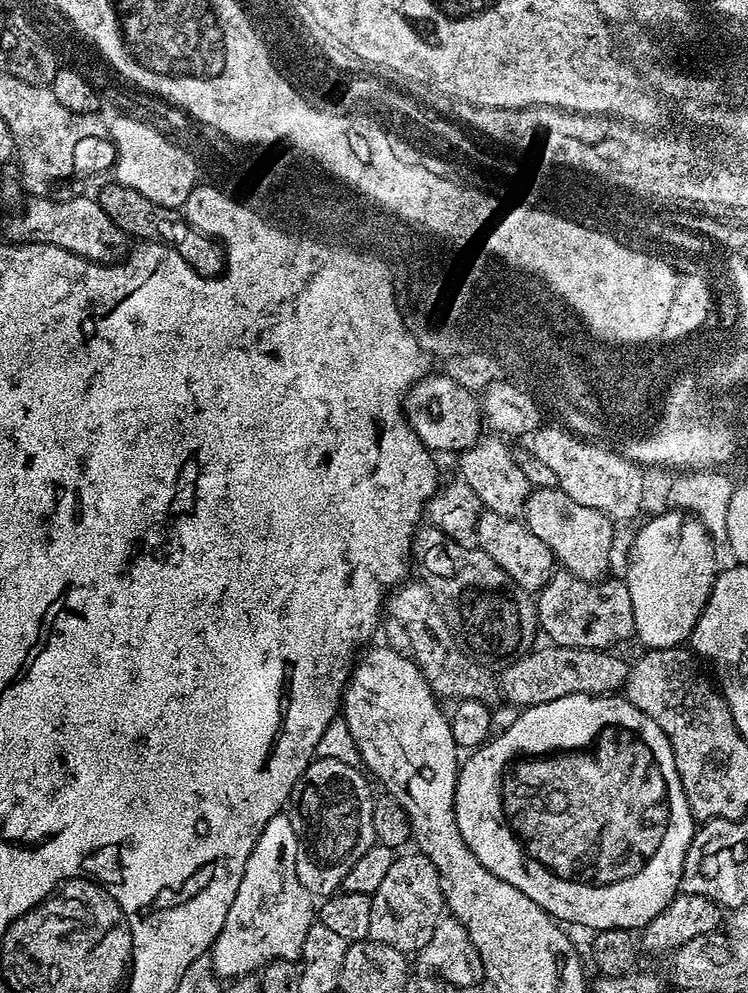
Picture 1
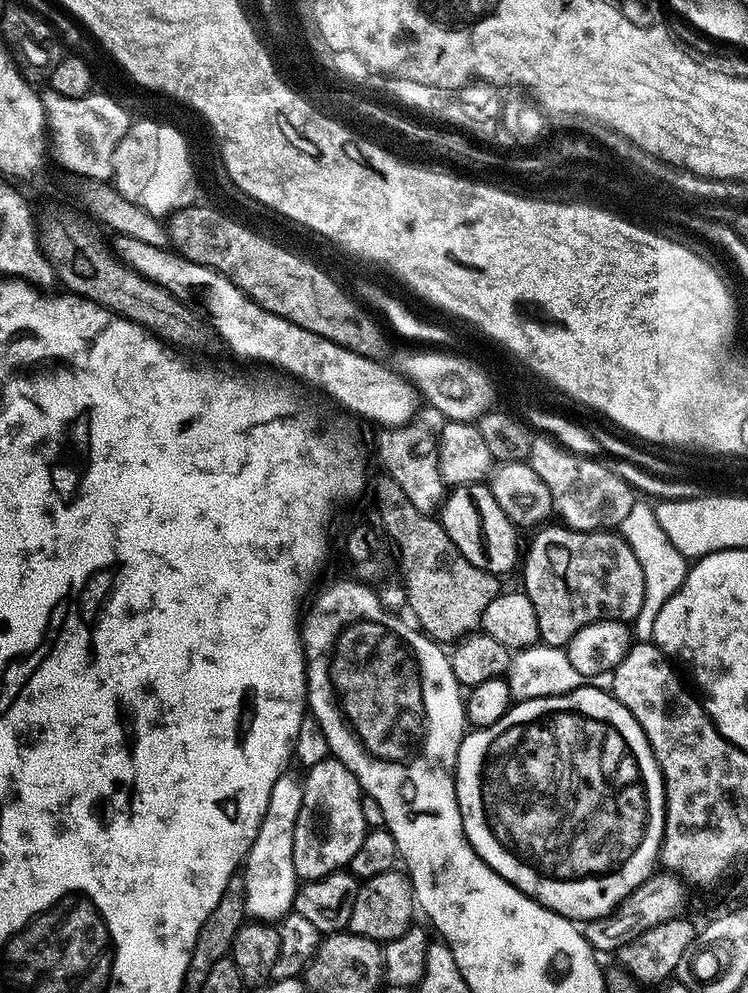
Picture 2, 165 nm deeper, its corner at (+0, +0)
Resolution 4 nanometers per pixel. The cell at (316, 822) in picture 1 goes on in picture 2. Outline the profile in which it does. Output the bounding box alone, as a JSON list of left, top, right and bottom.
[294,758,366,881]

